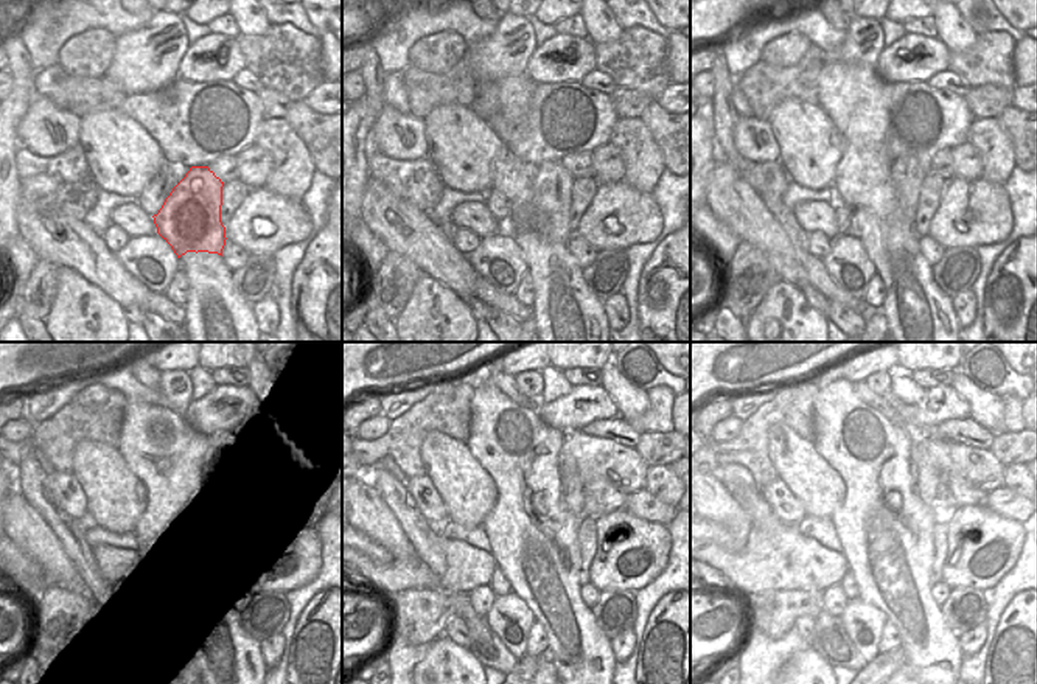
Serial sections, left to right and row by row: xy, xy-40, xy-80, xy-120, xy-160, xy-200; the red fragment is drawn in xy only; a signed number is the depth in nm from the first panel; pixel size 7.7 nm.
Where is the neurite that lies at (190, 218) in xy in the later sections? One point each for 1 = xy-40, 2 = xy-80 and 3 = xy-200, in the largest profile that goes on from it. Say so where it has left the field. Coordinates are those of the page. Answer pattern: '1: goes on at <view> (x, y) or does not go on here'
1: goes on at xy-40 (552, 185)
2: goes on at xy-80 (907, 173)
3: goes on at xy-200 (924, 473)

